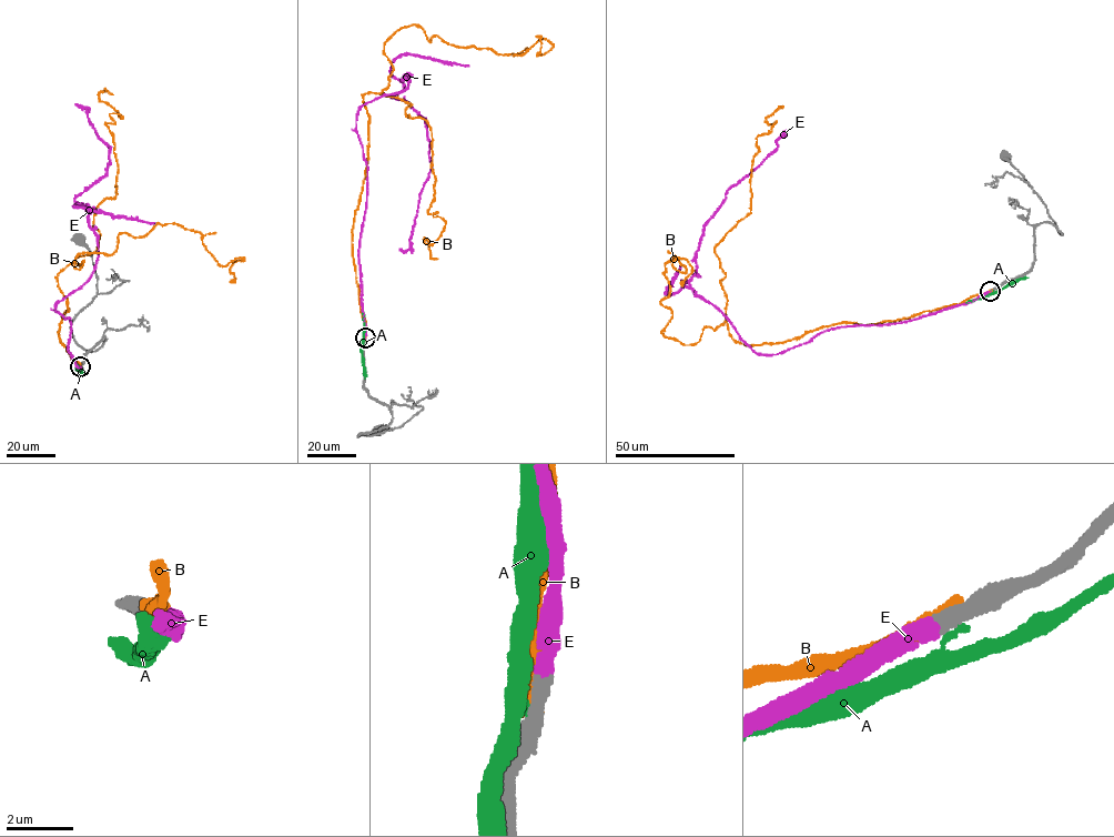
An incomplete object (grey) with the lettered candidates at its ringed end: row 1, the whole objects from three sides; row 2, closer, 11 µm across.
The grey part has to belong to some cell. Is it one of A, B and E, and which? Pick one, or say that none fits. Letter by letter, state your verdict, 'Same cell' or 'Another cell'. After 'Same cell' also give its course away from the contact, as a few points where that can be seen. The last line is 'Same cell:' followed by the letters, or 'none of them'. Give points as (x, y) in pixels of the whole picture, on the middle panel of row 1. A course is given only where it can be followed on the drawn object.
A: Another cell
B: Another cell
E: Same cell. Its course: (365, 339), (356, 112), (403, 79), (392, 98), (426, 122), (432, 170), (411, 249), (399, 249)
Same cell: E

